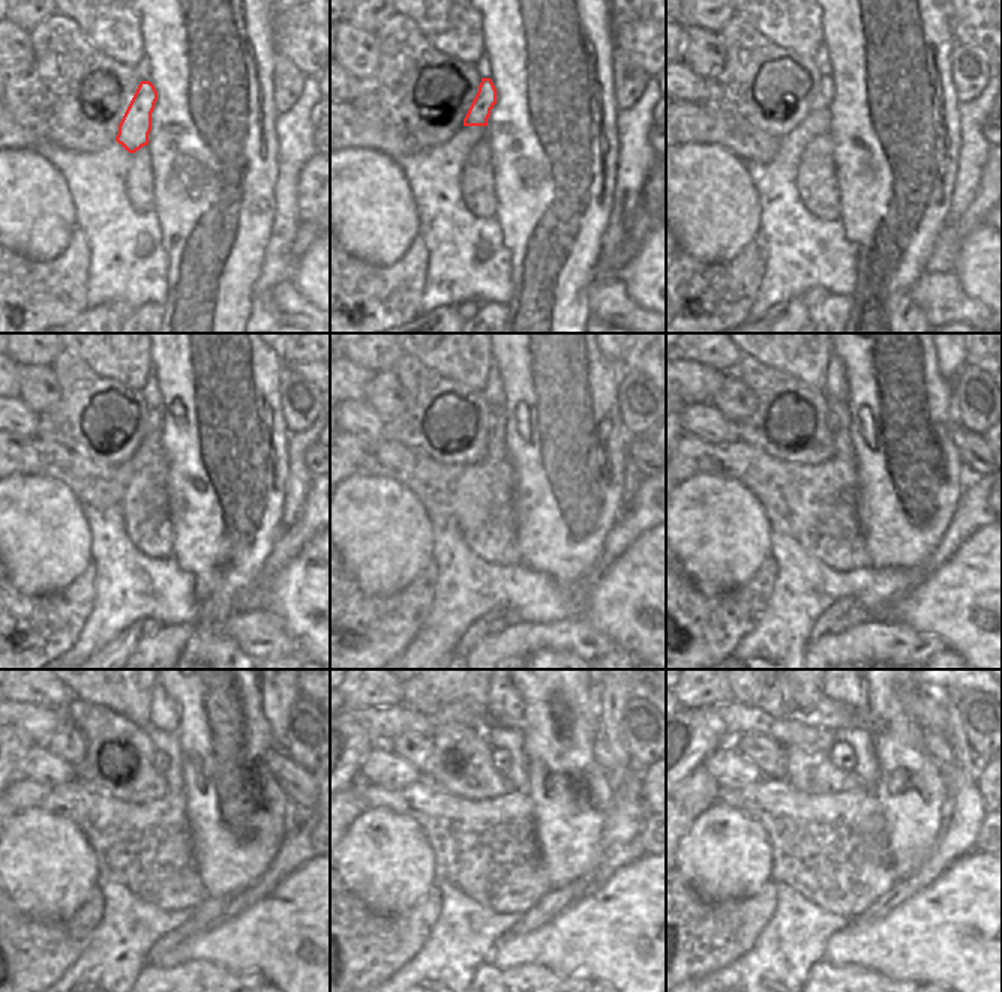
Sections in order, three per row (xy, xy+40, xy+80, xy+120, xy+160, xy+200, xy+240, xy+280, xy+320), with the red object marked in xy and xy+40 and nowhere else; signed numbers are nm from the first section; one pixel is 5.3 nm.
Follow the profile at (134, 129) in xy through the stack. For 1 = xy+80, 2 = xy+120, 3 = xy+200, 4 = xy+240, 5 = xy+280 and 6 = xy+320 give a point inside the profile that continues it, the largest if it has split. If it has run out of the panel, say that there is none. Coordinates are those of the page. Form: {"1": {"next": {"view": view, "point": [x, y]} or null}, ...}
{"1": {"next": {"view": "xy+80", "point": [824, 98]}}, "2": {"next": {"view": "xy+120", "point": [156, 416]}}, "3": {"next": {"view": "xy+200", "point": [831, 422]}}, "4": {"next": {"view": "xy+240", "point": [161, 760]}}, "5": {"next": {"view": "xy+280", "point": [501, 758]}}, "6": {"next": {"view": "xy+320", "point": [842, 755]}}}

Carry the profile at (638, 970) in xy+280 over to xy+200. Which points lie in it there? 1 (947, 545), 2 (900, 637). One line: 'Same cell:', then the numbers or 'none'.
Same cell: none

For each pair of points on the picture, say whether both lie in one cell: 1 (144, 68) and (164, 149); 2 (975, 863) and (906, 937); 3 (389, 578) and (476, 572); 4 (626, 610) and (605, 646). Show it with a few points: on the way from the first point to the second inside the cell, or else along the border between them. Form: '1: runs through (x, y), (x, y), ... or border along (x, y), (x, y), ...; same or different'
1: border along (146, 56), (150, 65), (149, 80); different
2: runs through (965, 883), (926, 922); same
3: border along (429, 526), (432, 530), (434, 560); different
4: border along (582, 616), (617, 647); different

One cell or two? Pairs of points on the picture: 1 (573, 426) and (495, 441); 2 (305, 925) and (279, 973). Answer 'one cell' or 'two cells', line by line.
1: two cells
2: one cell

